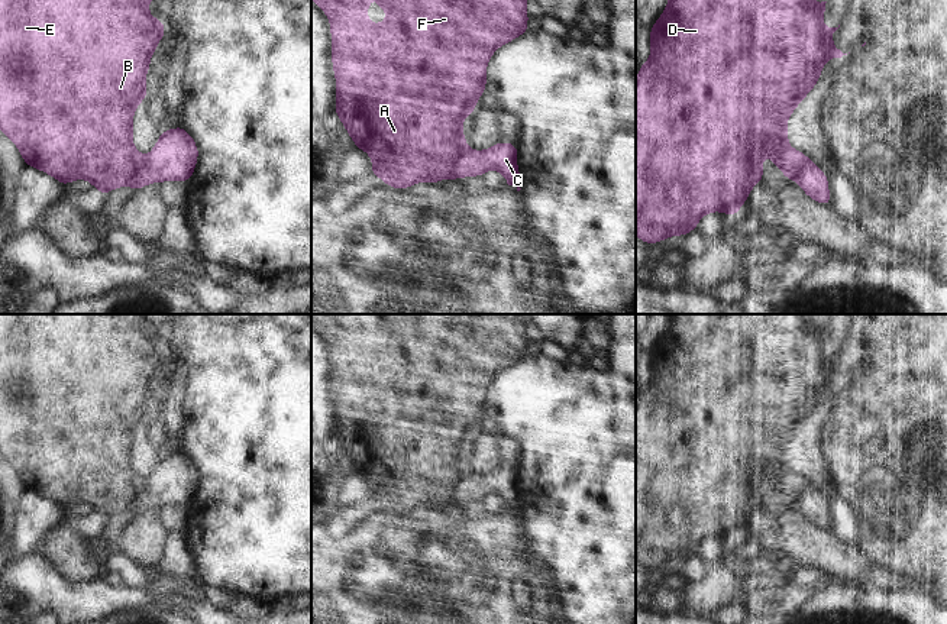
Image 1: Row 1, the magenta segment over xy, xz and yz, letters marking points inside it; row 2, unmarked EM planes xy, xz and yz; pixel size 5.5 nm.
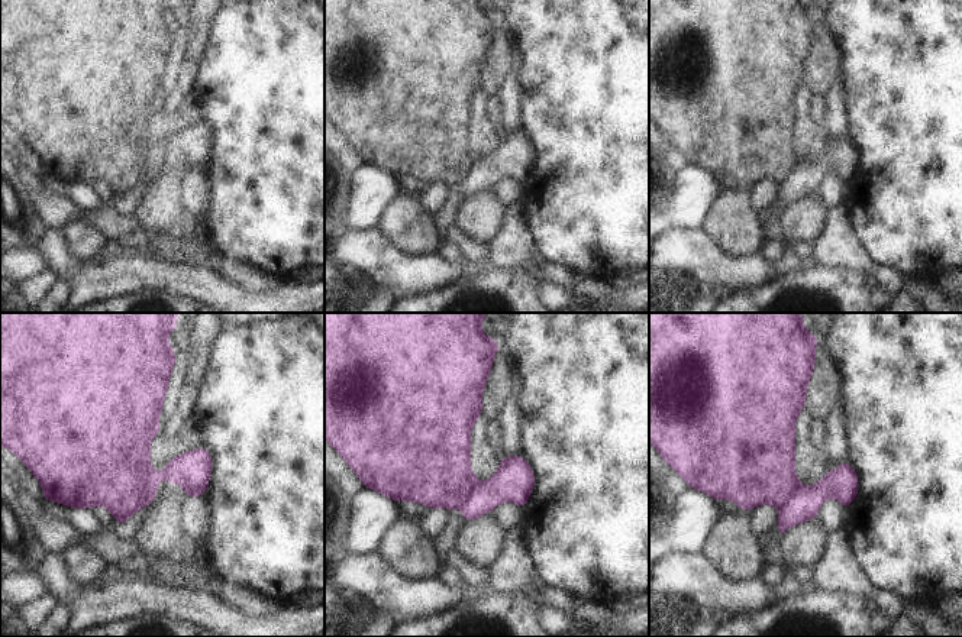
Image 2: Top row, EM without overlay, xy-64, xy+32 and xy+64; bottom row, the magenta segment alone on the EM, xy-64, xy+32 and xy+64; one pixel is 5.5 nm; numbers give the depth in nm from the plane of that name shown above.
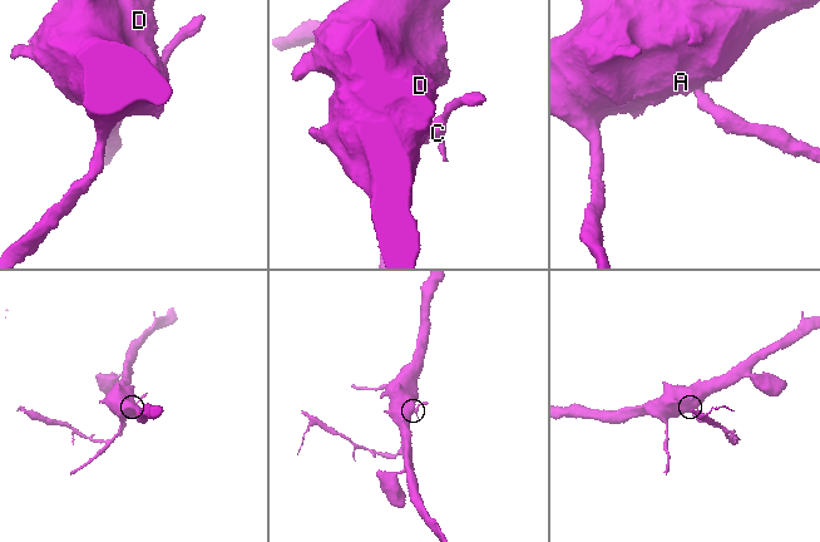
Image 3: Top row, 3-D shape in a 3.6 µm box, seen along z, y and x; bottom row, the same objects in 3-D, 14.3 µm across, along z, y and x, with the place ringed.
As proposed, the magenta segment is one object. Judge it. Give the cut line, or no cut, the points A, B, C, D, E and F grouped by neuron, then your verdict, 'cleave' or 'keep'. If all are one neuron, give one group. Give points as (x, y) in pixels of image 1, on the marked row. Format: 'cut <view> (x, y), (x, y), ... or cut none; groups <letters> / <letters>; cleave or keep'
cut xy (145, 158), (138, 178), (129, 186); groups A B D E F / C; cleave

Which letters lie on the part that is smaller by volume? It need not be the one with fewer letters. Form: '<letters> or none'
C

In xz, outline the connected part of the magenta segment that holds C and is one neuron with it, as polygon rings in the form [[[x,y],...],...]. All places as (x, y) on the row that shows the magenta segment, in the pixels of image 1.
[[[497,142],[494,146],[482,151],[466,149],[460,158],[460,172],[458,180],[466,177],[482,177],[494,169],[504,175],[508,185],[515,185],[520,191],[518,149],[515,143]]]

